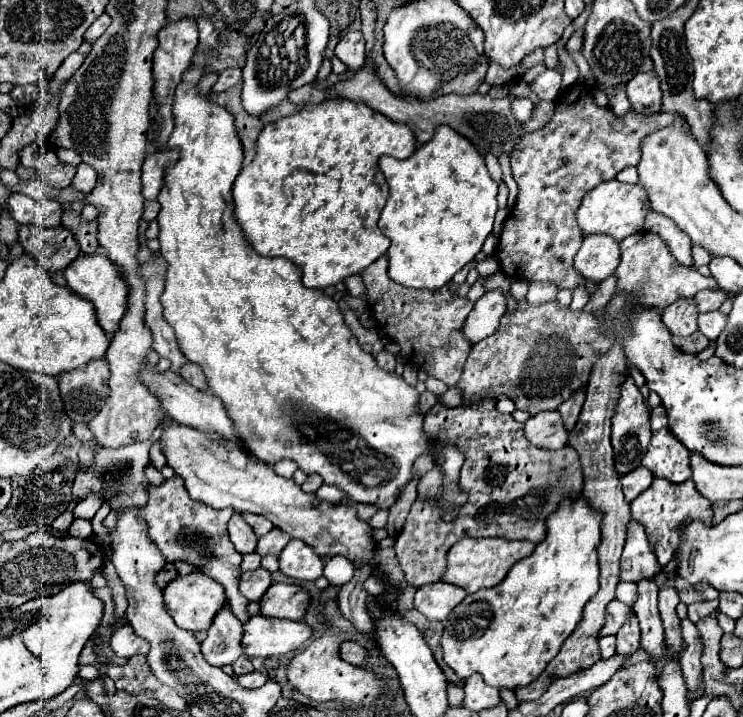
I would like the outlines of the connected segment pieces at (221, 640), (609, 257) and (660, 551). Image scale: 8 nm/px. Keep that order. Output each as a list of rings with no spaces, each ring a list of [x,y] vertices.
[[[222,608],[208,628],[208,636],[202,642],[206,660],[214,666],[232,664],[242,654],[242,622],[232,614],[230,608]]]
[[[586,236],[576,258],[576,272],[588,282],[602,282],[614,274],[620,260],[618,242],[610,236]]]
[[[656,478],[644,494],[640,494],[636,500],[630,502],[630,508],[632,508],[632,520],[644,526],[648,541],[662,566],[668,564],[674,550],[680,546],[680,534],[690,522],[694,520],[700,520],[704,524],[712,522],[712,504],[710,500],[700,496],[692,480],[686,480],[682,484],[672,484],[668,480]]]

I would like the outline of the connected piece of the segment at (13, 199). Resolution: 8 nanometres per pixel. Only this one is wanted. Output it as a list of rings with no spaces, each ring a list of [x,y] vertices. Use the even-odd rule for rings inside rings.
[[[12,192],[6,200],[14,220],[18,224],[30,224],[34,220],[34,200],[26,194],[20,194],[20,192]]]

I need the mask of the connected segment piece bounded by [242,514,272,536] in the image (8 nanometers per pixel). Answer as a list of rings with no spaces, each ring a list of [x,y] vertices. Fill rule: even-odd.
[[[242,514],[242,516],[252,526],[256,536],[262,536],[262,534],[266,534],[272,528],[272,524],[264,516],[260,516],[260,514]]]

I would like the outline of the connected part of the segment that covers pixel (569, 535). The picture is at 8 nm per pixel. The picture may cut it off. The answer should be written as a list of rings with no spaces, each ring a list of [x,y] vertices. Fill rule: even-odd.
[[[582,494],[566,496],[556,512],[546,522],[546,538],[536,544],[534,552],[524,560],[518,560],[508,576],[496,588],[482,588],[476,594],[468,594],[444,622],[442,650],[444,662],[466,680],[470,674],[482,674],[484,682],[494,688],[516,688],[526,686],[540,676],[546,664],[560,652],[564,640],[578,628],[584,606],[598,592],[598,546],[600,546],[600,524],[604,514],[596,512],[584,500]]]

